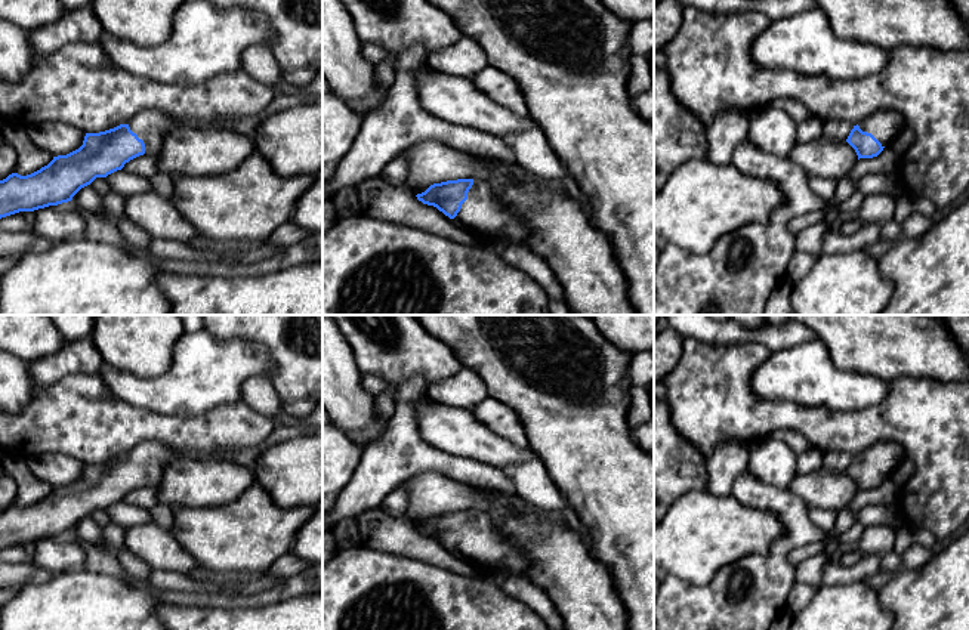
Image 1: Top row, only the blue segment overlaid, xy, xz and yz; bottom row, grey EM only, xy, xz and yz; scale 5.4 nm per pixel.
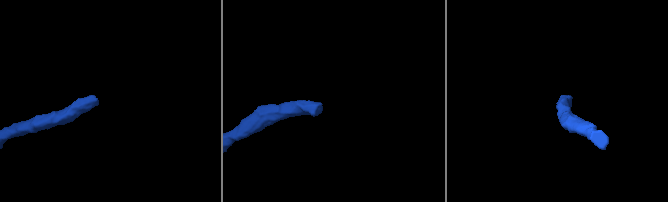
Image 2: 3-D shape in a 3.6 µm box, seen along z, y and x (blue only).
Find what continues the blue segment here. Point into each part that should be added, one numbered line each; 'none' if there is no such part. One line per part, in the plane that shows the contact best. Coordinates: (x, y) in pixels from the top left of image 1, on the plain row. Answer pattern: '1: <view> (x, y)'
1: xz (483, 544)

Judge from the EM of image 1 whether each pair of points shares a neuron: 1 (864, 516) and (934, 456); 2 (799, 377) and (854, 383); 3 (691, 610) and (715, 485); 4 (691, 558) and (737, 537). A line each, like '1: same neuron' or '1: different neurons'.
1: different neurons
2: same neuron
3: different neurons
4: same neuron

